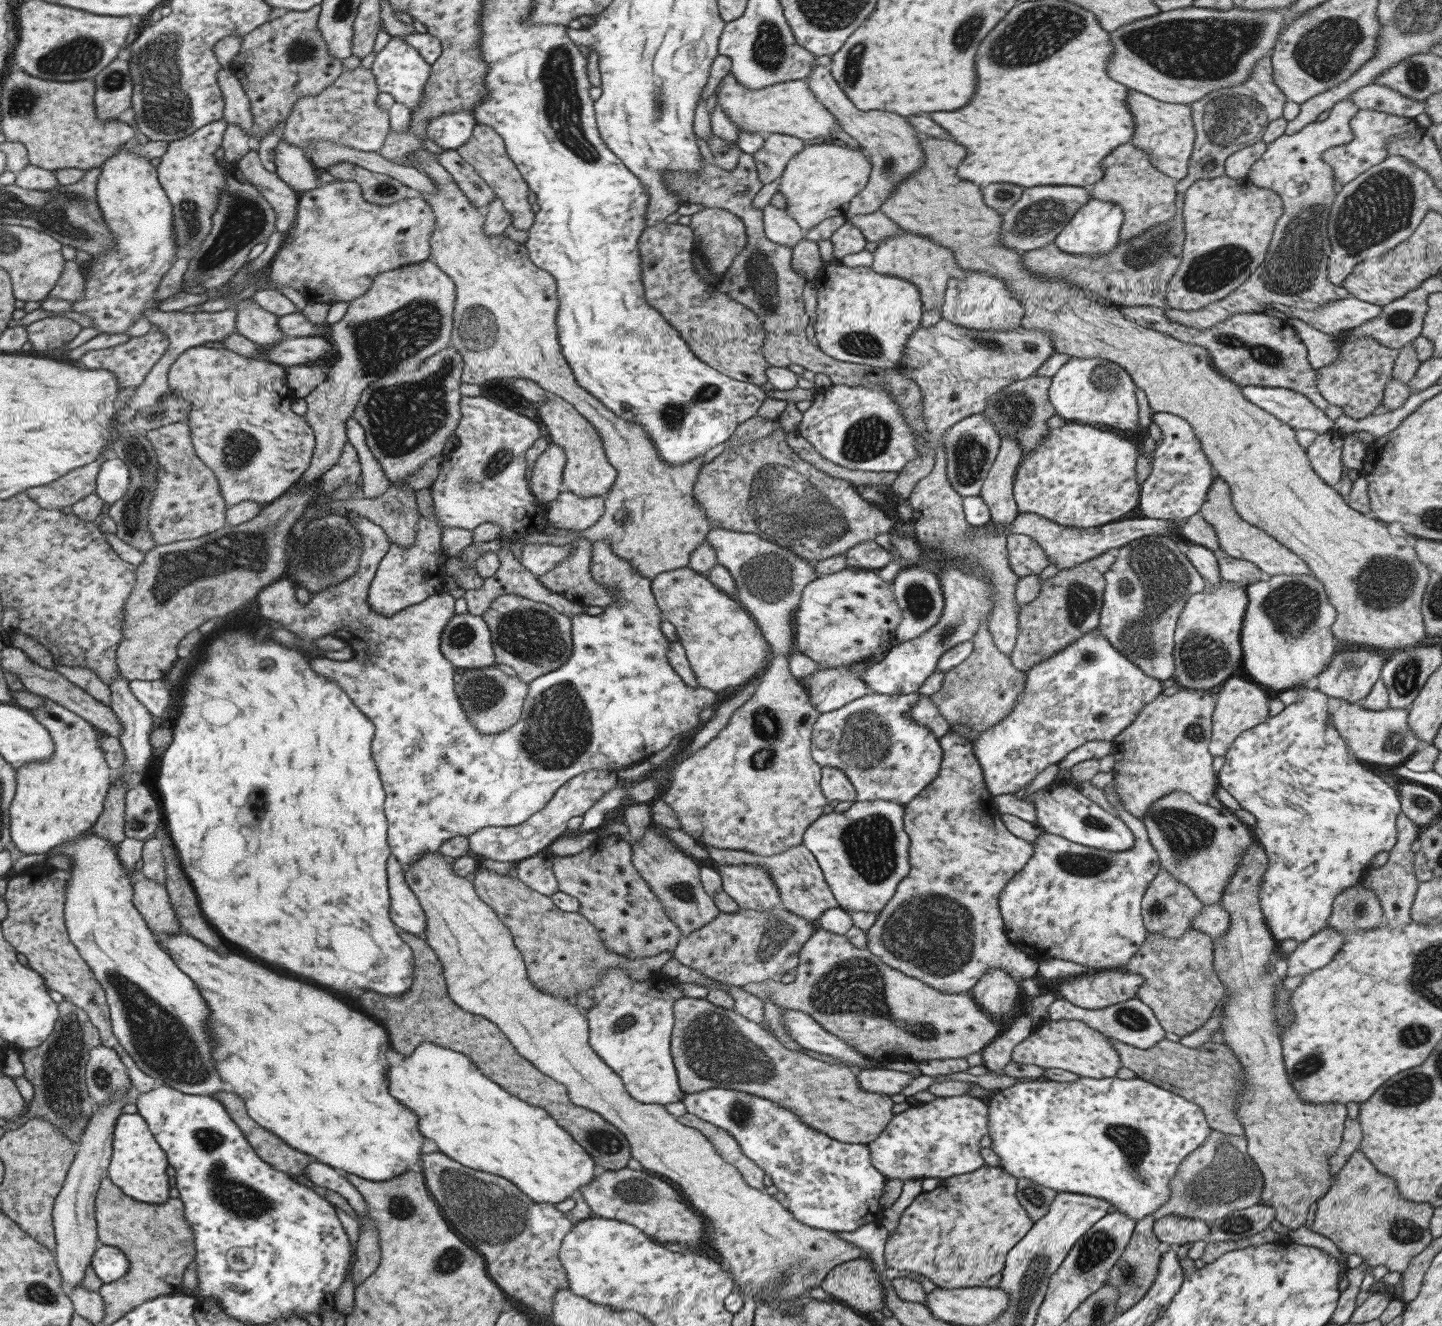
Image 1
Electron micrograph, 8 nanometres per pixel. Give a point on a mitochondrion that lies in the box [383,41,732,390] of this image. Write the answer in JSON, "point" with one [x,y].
{"point":[562,101]}

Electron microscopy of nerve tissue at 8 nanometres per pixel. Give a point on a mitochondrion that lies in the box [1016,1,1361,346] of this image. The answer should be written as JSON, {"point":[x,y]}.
{"point":[1207,49]}

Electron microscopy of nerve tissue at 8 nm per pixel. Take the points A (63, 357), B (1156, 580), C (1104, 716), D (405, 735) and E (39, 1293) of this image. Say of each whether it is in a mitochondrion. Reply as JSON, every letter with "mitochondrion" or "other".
{"A":"other","B":"mitochondrion","C":"mitochondrion","D":"other","E":"mitochondrion"}

